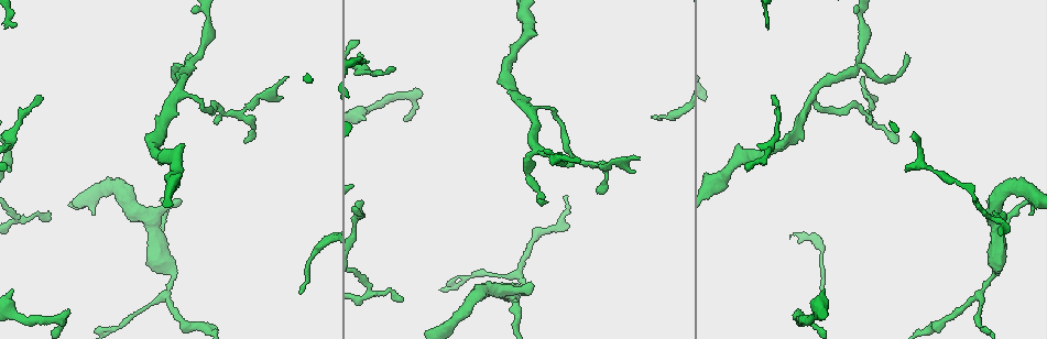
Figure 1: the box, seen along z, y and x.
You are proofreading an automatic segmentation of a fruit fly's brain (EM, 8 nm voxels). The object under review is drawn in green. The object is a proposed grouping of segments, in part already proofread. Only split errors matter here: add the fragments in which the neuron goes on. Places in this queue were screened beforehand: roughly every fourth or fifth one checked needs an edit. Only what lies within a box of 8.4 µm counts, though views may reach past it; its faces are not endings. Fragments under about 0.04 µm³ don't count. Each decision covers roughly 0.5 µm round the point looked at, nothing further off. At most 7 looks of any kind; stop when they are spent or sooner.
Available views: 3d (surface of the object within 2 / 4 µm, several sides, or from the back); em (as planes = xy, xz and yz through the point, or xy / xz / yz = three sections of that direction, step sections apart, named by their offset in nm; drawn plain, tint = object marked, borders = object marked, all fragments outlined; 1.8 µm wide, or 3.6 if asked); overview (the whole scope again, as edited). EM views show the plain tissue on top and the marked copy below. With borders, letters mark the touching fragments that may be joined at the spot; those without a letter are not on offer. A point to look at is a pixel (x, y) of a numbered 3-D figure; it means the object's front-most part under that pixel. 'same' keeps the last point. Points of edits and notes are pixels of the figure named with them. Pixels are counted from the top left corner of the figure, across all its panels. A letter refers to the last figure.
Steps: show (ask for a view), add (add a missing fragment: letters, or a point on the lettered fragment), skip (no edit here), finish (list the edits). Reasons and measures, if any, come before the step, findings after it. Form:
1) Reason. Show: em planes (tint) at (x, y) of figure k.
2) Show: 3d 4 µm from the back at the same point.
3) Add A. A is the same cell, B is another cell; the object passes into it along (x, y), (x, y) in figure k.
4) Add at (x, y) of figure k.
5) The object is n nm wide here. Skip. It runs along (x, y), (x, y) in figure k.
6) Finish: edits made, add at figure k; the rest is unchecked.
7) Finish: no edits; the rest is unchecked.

An open end. Show: em planes (borders) at (191, 54) of figure 1.

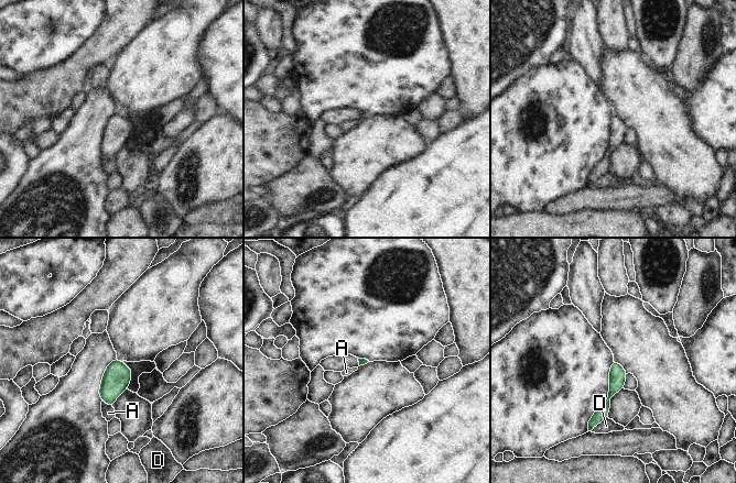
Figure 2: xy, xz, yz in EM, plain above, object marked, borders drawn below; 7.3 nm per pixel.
Skip. A and D are other cells; a border runs along (101, 401), (112, 408) in figure 2; none of them fits.

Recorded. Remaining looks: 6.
Branch stops here. Show: 3d 4 µm at (877, 97) of figure 1.

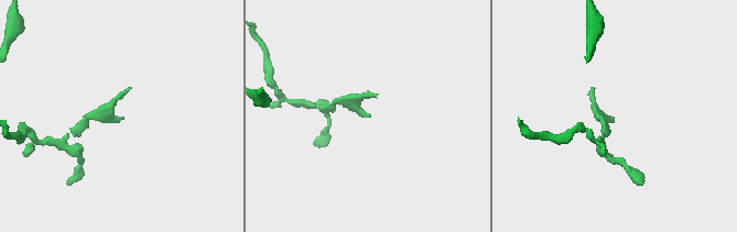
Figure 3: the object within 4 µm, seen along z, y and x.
Show: em planes (borders) at (123, 117) of figure 3.

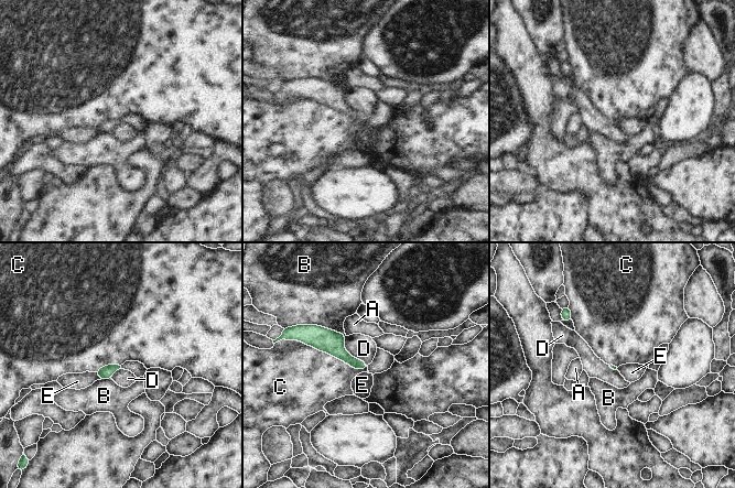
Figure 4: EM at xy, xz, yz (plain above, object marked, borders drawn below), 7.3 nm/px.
Skip. A, B, C, D and E are other cells; it runs along (310, 332), (364, 365) in figure 4; none of them fits.

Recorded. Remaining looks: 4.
Show: em yz step 4 (borders) at (981, 294) of figure 1.

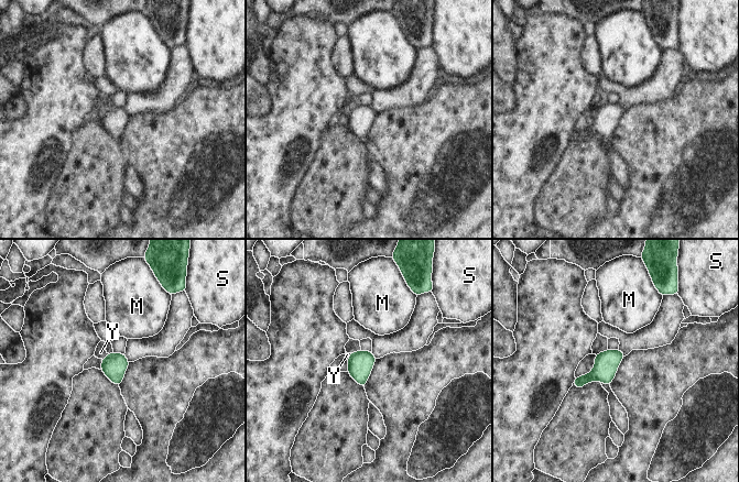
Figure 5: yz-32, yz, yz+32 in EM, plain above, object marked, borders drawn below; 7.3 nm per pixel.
Skip. M, S and Y are other cells; a border runs along (108, 353), (101, 359) in figure 5; no lettered fragment goes on from it.

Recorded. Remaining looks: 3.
Finish: no edits; the rest is unchecked.

